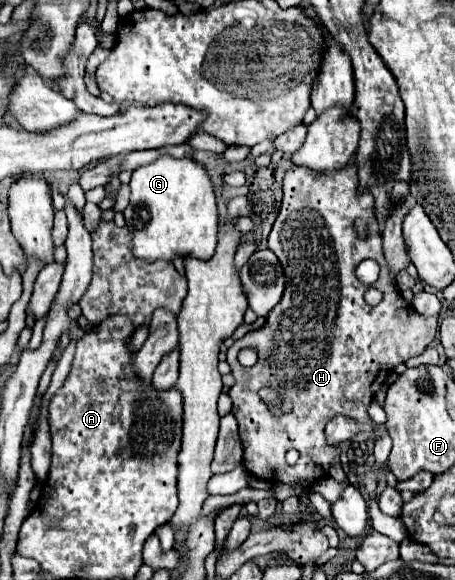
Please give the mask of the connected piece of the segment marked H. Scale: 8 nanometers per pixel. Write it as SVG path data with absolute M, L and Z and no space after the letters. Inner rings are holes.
M351 162L343 170L331 170L331 174L311 174L303 166L287 170L281 210L269 234L269 248L285 270L285 294L261 330L247 332L227 350L227 362L235 378L229 392L233 400L231 414L239 422L245 450L243 468L249 474L273 486L279 482L313 483L325 478L319 476L328 475L331 460L341 454L337 446L325 440L325 424L337 412L359 422L359 436L369 436L376 442L383 434L383 428L373 430L367 408L391 368L421 354L435 340L439 318L421 316L391 286L381 244L381 228L375 222L371 194L359 194L359 178L355 178ZM357 218L363 218L369 226L367 240L361 240L353 230ZM365 258L373 258L381 266L379 280L373 286L385 296L377 306L369 306L363 300L369 286L355 276L357 266ZM247 346L253 346L259 354L257 364L251 368L243 368L237 362L237 352ZM265 386L285 394L293 402L293 412L275 418L259 398L259 390ZM289 450L299 452L295 466L289 466L285 460Z

